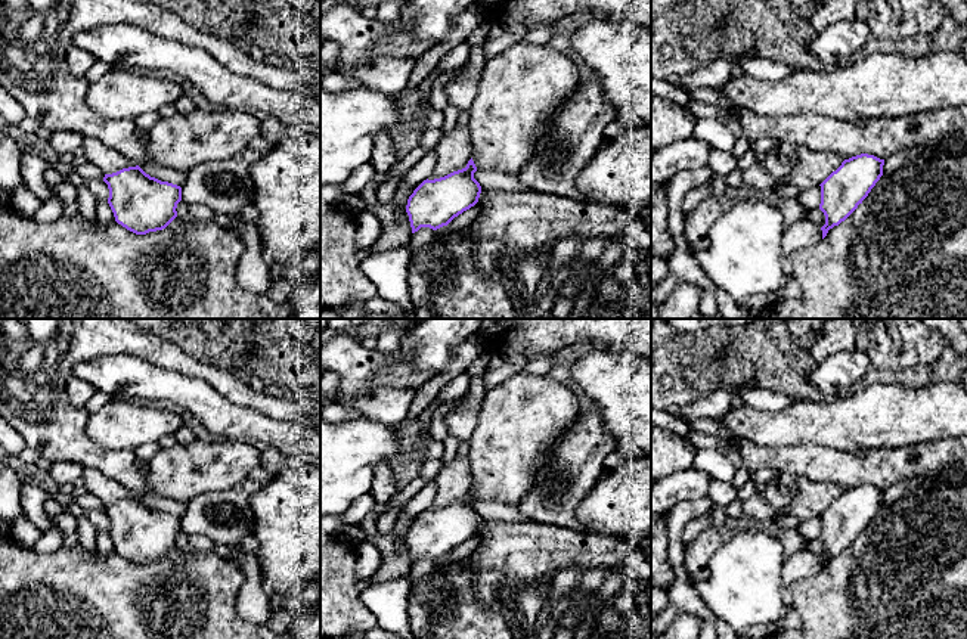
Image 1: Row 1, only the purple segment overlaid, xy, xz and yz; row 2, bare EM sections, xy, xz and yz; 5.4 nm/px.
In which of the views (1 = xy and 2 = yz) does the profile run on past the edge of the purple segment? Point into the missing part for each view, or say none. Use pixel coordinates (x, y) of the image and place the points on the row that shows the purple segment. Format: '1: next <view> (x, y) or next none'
1: next none
2: next none

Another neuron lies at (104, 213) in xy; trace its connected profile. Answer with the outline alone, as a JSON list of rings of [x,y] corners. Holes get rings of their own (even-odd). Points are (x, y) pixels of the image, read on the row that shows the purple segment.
[[[97,199],[96,218],[99,224],[108,226],[115,221],[114,213],[105,199]]]

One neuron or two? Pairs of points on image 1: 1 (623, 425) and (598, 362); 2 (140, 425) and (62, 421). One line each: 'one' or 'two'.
1: one
2: two

